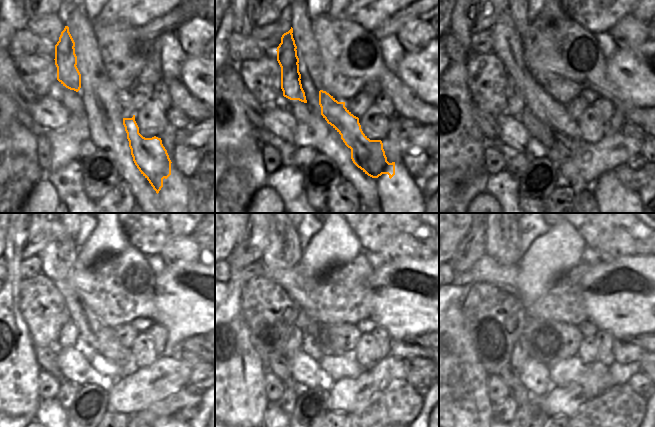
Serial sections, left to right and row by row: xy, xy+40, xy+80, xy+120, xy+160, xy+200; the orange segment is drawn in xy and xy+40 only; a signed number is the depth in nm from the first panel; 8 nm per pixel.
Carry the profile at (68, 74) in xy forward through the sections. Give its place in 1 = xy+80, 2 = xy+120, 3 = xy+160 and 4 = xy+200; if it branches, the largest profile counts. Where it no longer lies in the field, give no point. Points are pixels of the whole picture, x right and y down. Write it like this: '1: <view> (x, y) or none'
1: xy+80 (507, 42)
2: xy+120 (57, 258)
3: xy+160 (283, 252)
4: xy+200 (503, 245)

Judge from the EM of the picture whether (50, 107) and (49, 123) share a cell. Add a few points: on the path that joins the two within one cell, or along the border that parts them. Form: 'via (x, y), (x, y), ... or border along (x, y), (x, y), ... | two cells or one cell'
via (51, 111), (49, 119) | one cell

